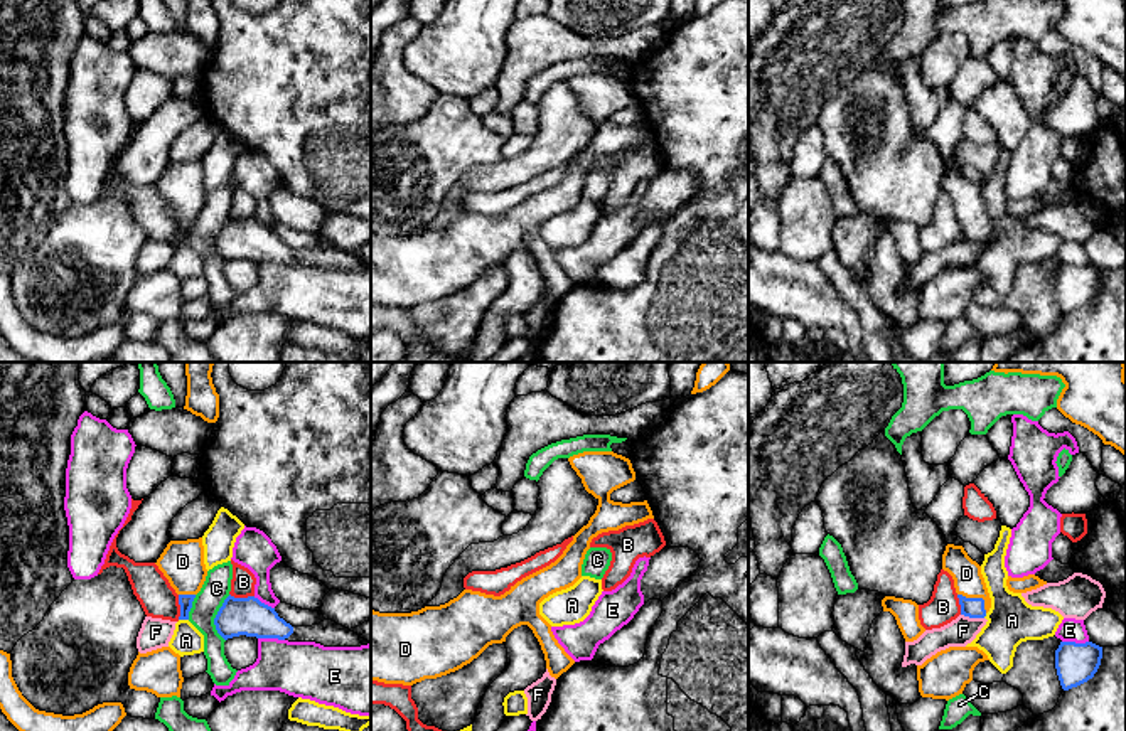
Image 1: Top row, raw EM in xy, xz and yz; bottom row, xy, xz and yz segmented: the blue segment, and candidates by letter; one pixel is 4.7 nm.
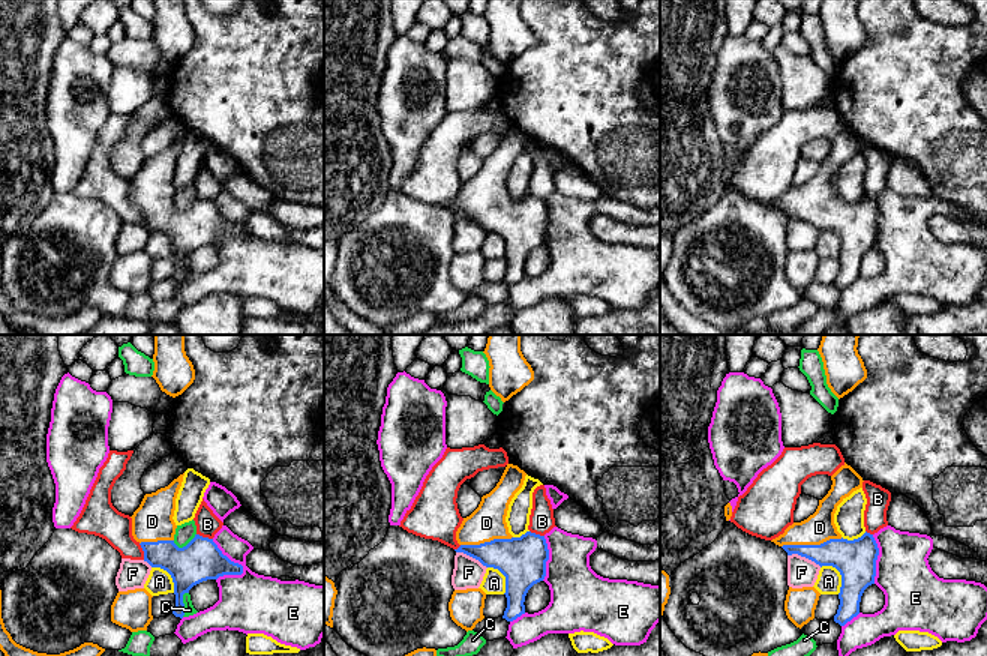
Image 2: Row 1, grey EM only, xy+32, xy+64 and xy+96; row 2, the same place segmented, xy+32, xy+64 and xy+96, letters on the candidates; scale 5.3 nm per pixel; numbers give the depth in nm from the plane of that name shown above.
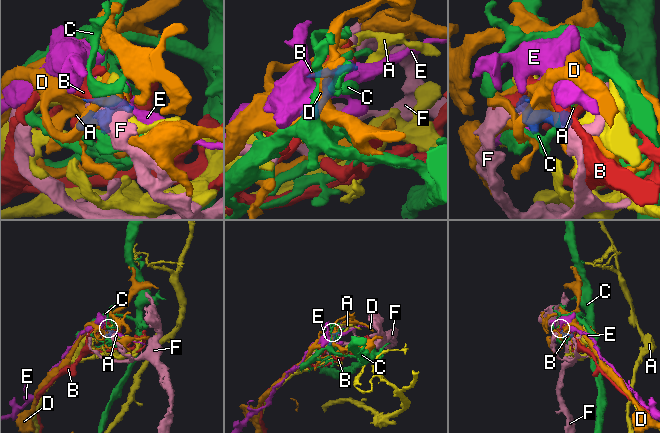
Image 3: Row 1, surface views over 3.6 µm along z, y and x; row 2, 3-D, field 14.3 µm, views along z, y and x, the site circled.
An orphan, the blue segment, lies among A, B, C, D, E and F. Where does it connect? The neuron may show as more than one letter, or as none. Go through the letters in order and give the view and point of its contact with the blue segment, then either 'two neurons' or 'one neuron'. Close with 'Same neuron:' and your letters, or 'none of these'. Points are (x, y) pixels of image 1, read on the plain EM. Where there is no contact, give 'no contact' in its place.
A: meets blue in xy at (184, 241); two neurons
B: meets blue in xy at (241, 221); two neurons
C: meets blue in xy at (214, 241); two neurons
D: meets blue in yz at (976, 221); one neuron
E: meets blue in xy at (272, 260); two neurons
F: meets blue in yz at (973, 240); two neurons
Same neuron: D

